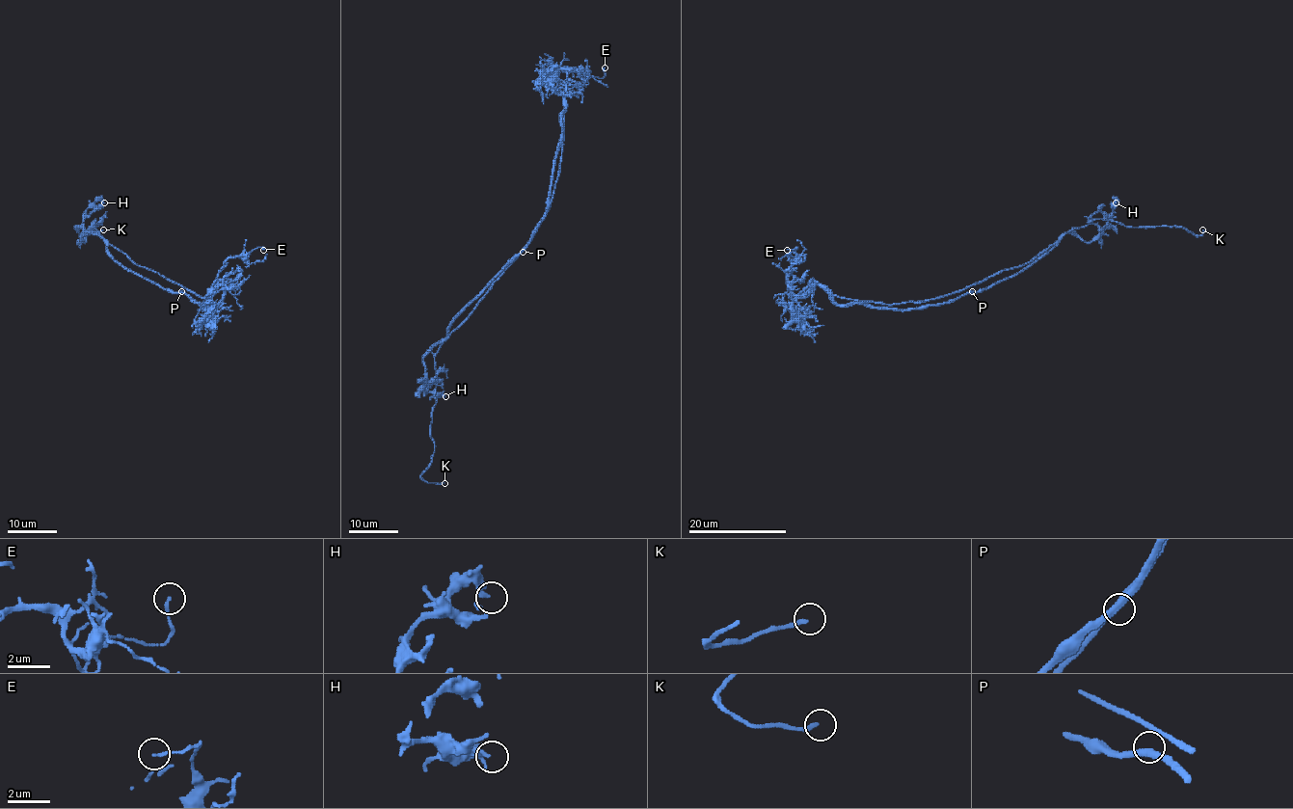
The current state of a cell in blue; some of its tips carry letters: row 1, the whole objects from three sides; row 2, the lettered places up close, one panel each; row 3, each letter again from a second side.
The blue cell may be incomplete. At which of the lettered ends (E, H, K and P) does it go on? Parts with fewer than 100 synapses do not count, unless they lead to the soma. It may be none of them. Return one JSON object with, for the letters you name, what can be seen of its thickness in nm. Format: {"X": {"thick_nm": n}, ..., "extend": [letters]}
{"K": {"thick_nm": 190}, "extend": ["K"]}

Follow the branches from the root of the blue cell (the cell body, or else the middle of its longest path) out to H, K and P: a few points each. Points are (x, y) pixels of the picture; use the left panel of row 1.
H: (180, 284), (114, 248), (94, 228), (95, 221), (84, 228), (86, 210), (104, 202)
K: (180, 284), (139, 266), (114, 248), (94, 228), (94, 219), (90, 226), (94, 226), (80, 234), (103, 229)
P: (180, 284), (209, 302), (217, 305), (221, 302), (209, 310), (181, 291)

